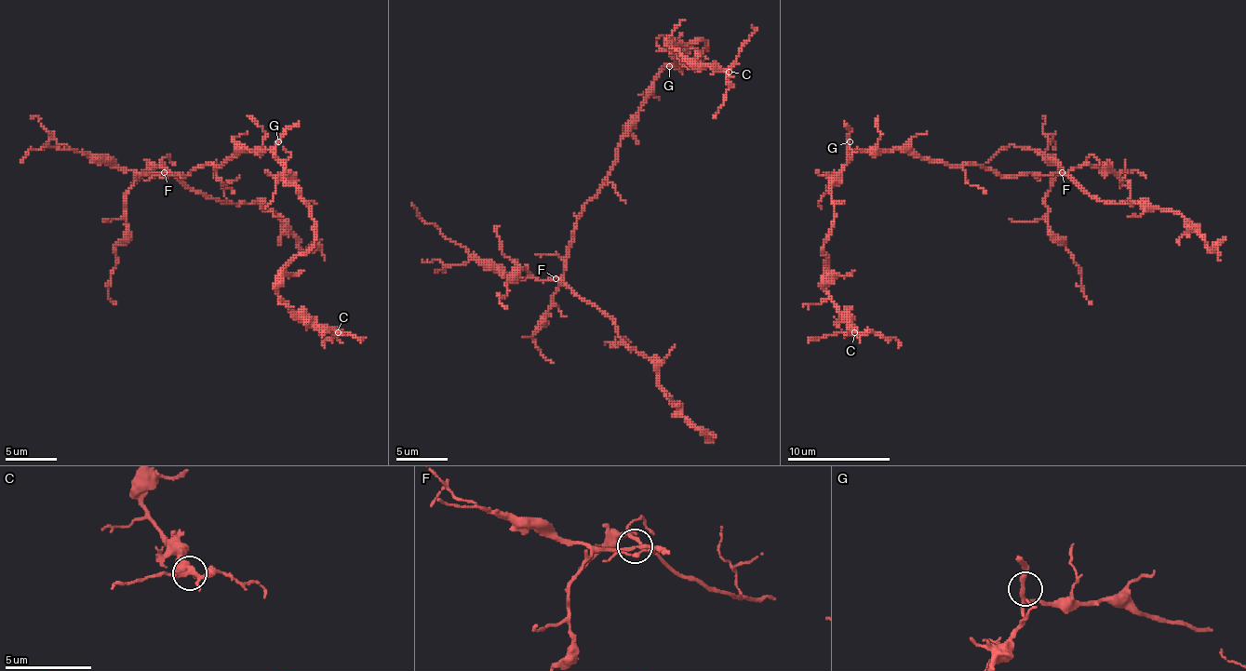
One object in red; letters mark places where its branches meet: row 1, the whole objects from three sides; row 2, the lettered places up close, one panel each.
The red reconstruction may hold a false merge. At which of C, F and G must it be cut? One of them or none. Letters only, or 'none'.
none

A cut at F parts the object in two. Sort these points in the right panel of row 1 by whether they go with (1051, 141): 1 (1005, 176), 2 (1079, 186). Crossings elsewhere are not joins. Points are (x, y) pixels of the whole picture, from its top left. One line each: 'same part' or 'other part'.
1: other part
2: other part

